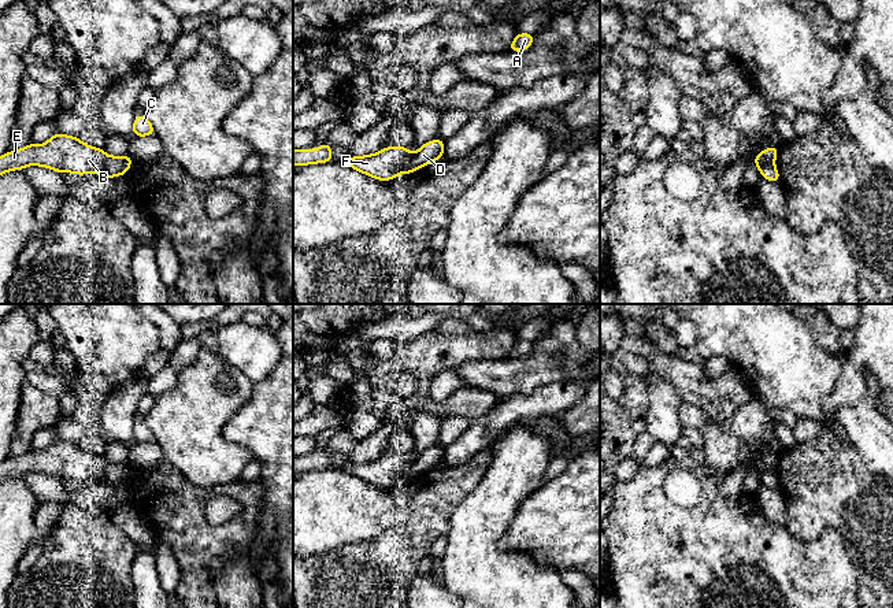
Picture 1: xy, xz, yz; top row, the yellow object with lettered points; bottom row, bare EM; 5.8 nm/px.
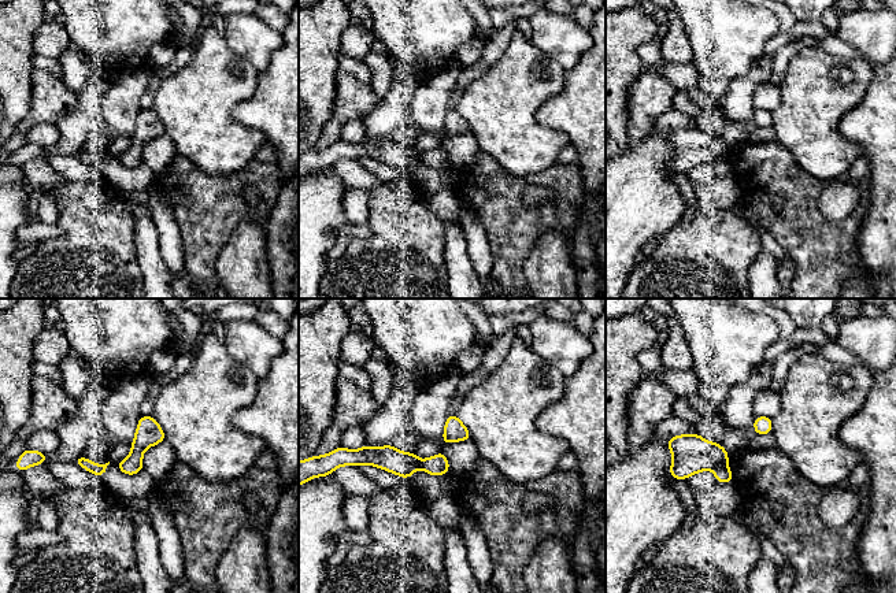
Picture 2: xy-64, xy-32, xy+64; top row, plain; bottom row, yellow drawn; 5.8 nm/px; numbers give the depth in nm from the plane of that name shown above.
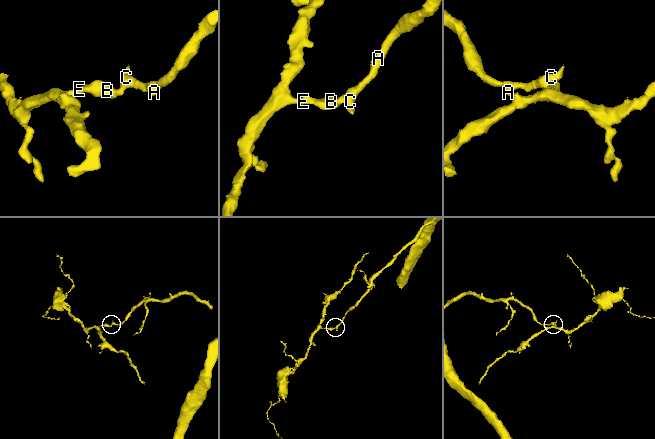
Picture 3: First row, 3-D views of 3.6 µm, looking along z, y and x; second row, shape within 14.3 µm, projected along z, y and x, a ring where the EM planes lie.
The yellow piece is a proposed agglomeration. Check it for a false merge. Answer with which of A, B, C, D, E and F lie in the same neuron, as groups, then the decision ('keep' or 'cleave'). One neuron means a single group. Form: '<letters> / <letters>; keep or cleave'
A C D / B E F; cleave

